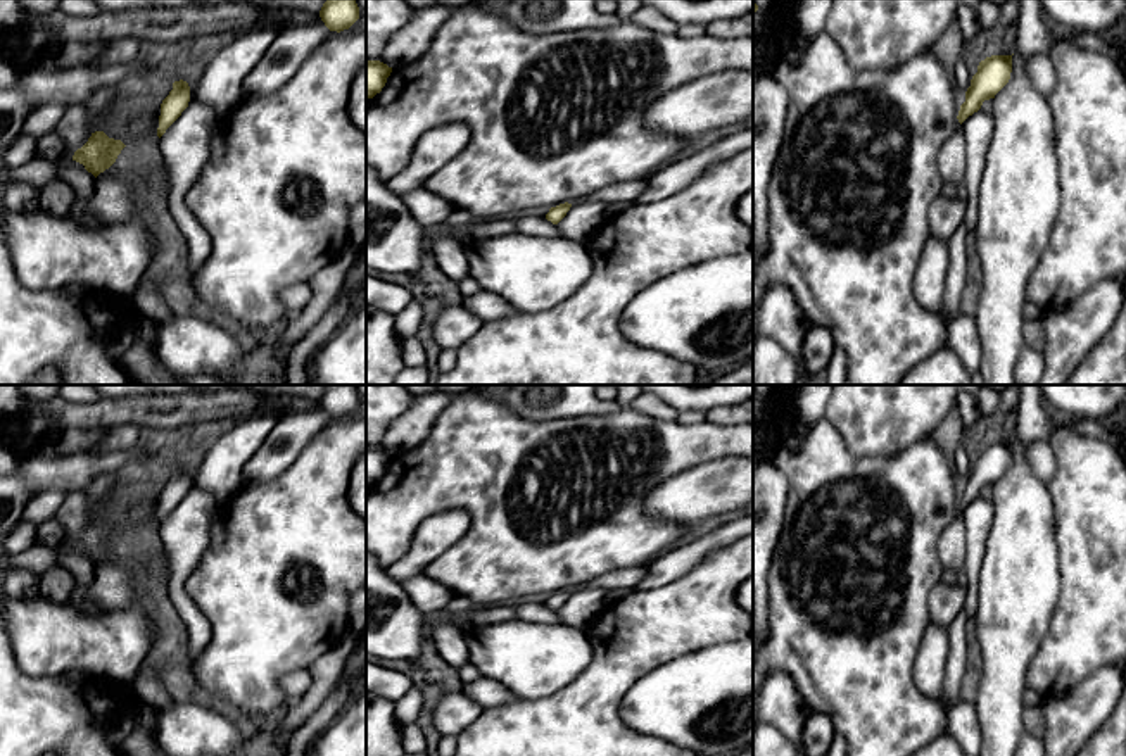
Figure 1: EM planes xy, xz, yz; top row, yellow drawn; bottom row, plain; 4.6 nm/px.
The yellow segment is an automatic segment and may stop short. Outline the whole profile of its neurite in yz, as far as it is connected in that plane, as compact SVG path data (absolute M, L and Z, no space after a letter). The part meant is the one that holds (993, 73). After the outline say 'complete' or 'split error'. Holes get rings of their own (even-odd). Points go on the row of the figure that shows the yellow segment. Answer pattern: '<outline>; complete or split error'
M991 55L981 60L965 91L965 102L960 105L958 123L962 124L969 116L977 112L984 100L995 98L1009 83L1010 72L1012 55Z; complete

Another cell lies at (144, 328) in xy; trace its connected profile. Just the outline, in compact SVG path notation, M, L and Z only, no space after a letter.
M138 314L136 319L133 321L133 333L135 340L142 340L147 345L157 349L159 338L157 338L157 323L149 319L143 314Z

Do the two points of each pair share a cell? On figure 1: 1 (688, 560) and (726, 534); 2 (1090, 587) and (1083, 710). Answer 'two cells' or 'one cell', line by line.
1: one cell
2: two cells

